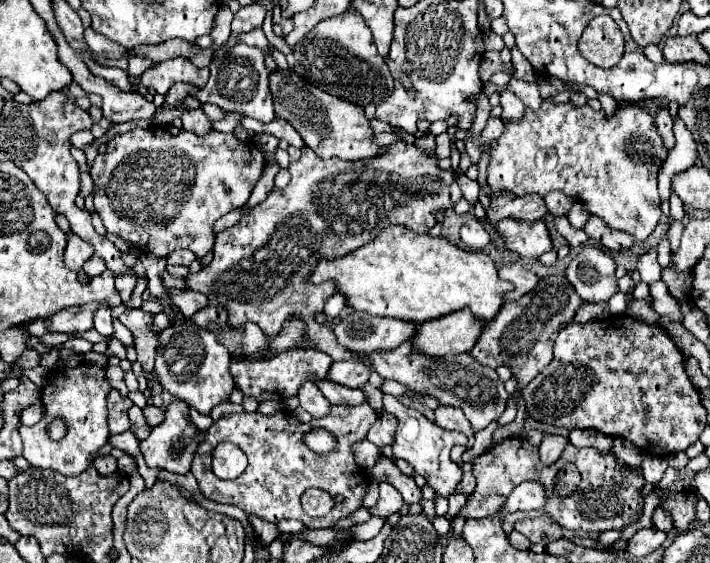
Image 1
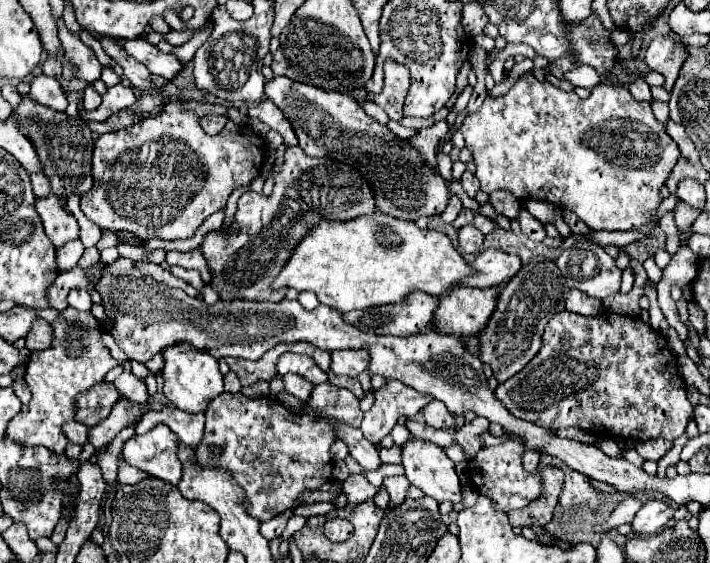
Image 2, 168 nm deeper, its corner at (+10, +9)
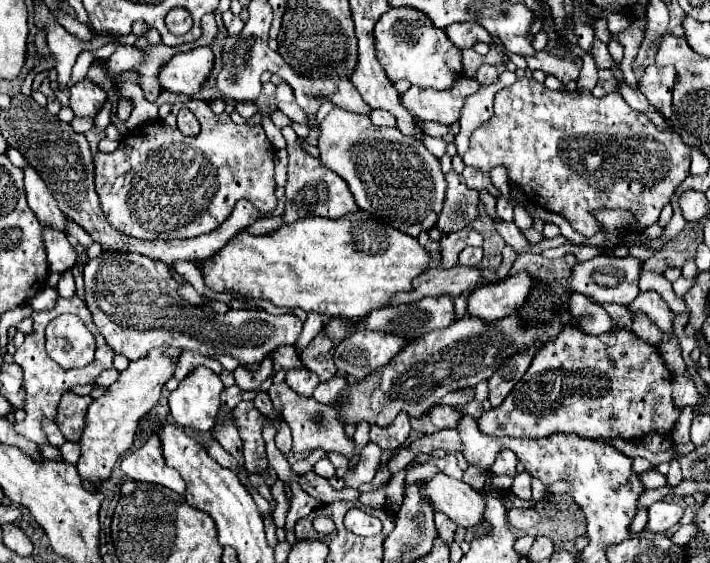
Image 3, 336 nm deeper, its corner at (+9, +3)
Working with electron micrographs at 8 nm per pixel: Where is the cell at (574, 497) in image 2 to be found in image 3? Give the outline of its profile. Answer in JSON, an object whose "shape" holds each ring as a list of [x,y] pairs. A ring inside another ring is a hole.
{"shape":[[[501,450],[495,462],[491,464],[489,472],[495,476],[515,476],[515,462],[517,462],[517,456],[511,450]]]}

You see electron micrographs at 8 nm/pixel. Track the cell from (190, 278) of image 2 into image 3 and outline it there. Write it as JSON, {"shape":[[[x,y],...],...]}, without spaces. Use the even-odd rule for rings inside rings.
{"shape":[[[265,218],[265,220],[257,220],[257,224],[247,226],[249,234],[267,234],[267,232],[275,232],[281,226],[281,218]]]}

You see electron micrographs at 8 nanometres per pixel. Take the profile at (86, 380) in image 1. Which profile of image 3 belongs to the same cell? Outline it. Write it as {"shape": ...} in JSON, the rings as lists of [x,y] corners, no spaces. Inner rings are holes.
{"shape":[[[79,296],[71,298],[71,300],[63,300],[59,298],[59,304],[51,310],[51,312],[35,312],[33,314],[33,334],[25,336],[25,342],[17,348],[15,352],[15,362],[23,368],[23,388],[25,388],[25,420],[23,422],[17,422],[15,424],[15,432],[33,440],[35,444],[47,444],[47,436],[43,432],[43,420],[49,418],[49,420],[55,420],[57,416],[57,408],[59,408],[59,400],[65,392],[69,392],[73,386],[79,386],[79,384],[91,384],[97,380],[97,376],[107,370],[107,368],[113,368],[113,356],[115,352],[107,346],[107,342],[103,340],[103,336],[99,334],[97,326],[93,324],[93,318],[91,318],[91,312],[87,310],[85,302],[79,300]],[[59,314],[77,314],[85,326],[91,330],[91,334],[95,336],[95,342],[97,342],[97,352],[95,352],[95,360],[85,366],[85,368],[77,368],[77,370],[65,370],[61,368],[57,362],[53,362],[45,350],[45,326]]]}

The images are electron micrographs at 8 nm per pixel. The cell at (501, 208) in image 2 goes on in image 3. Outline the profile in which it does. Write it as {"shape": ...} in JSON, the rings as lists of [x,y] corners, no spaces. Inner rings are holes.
{"shape":[[[503,196],[497,198],[497,216],[501,220],[513,220],[513,206]]]}

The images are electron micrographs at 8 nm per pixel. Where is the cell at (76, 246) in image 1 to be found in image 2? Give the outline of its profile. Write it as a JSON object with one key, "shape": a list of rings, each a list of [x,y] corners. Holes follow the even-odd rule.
{"shape":[[[48,194],[44,198],[36,198],[36,212],[42,218],[46,236],[52,240],[56,248],[64,246],[70,240],[78,240],[80,228],[76,218],[58,202],[56,194]]]}

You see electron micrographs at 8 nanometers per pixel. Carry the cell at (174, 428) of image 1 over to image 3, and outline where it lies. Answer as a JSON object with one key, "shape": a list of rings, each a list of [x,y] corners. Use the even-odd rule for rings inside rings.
{"shape":[[[155,434],[149,436],[141,448],[135,448],[121,458],[121,470],[131,480],[153,482],[175,490],[177,494],[183,494],[183,478],[179,476],[179,472],[175,472],[175,468],[167,466],[159,436]]]}

